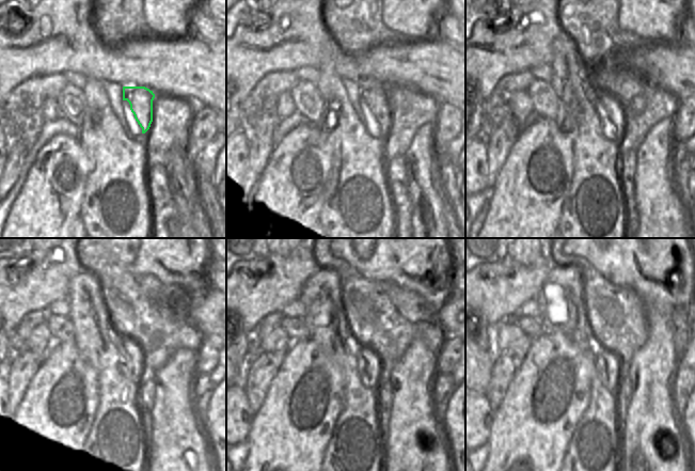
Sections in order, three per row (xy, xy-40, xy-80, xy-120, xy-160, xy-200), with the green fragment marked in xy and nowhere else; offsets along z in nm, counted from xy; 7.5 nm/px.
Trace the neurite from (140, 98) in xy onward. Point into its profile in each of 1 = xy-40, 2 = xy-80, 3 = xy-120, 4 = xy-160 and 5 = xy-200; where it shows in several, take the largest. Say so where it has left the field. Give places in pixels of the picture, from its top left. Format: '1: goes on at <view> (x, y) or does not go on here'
1: goes on at xy-40 (374, 95)
2: goes on at xy-80 (611, 105)
3: goes on at xy-120 (132, 347)
4: goes on at xy-160 (372, 381)
5: goes on at xy-200 (611, 382)

